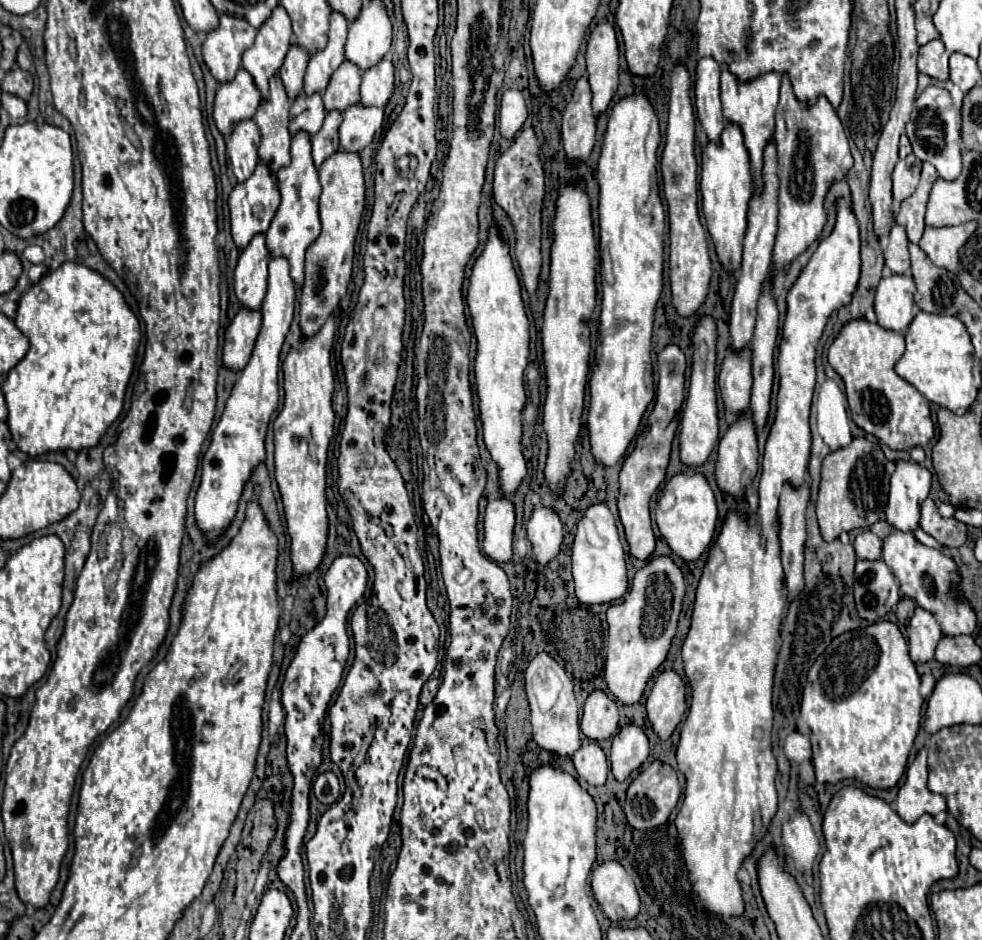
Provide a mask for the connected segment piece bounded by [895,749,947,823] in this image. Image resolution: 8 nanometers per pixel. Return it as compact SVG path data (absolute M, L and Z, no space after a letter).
M921 749L909 765L907 779L895 799L895 809L905 823L915 823L925 813L937 815L947 811L945 799L927 789L927 749Z

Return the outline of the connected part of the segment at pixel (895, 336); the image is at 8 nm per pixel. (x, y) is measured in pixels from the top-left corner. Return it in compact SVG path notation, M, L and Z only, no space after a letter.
M865 319L849 321L829 347L829 365L845 383L851 419L865 433L877 437L895 451L925 447L935 435L929 401L913 385L903 381L893 369L903 353L903 333L887 331Z

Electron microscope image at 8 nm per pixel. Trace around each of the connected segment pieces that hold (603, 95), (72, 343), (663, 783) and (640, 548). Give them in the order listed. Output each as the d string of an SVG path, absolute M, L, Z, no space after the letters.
M599 21L587 41L587 73L593 91L593 111L605 111L617 89L619 45L615 29L609 21Z
M63 263L59 269L49 271L39 283L25 291L19 301L15 325L29 339L31 347L1 383L9 409L7 425L13 441L31 457L49 451L79 451L95 447L109 425L123 411L125 389L141 341L139 321L127 307L123 295L89 267L79 263Z
M653 761L637 779L633 779L633 783L627 789L625 815L629 825L635 829L655 829L667 823L671 811L677 807L679 797L681 797L681 787L677 783L675 771L661 761Z
M667 345L659 353L657 365L659 365L659 385L657 385L655 407L647 419L647 429L645 429L643 437L637 439L635 451L623 463L623 469L619 473L619 497L617 497L619 517L625 527L625 537L631 547L631 555L641 561L647 561L655 549L655 535L653 535L651 517L649 517L649 503L651 503L651 497L657 491L657 487L665 481L669 453L671 453L671 441L677 431L677 415L679 415L681 403L683 403L687 359L677 345Z

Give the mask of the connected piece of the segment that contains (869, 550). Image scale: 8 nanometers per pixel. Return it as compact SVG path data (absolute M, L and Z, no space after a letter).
M863 531L855 537L855 553L859 559L867 559L867 561L877 561L881 559L881 547L883 547L883 541L873 535L871 531Z

